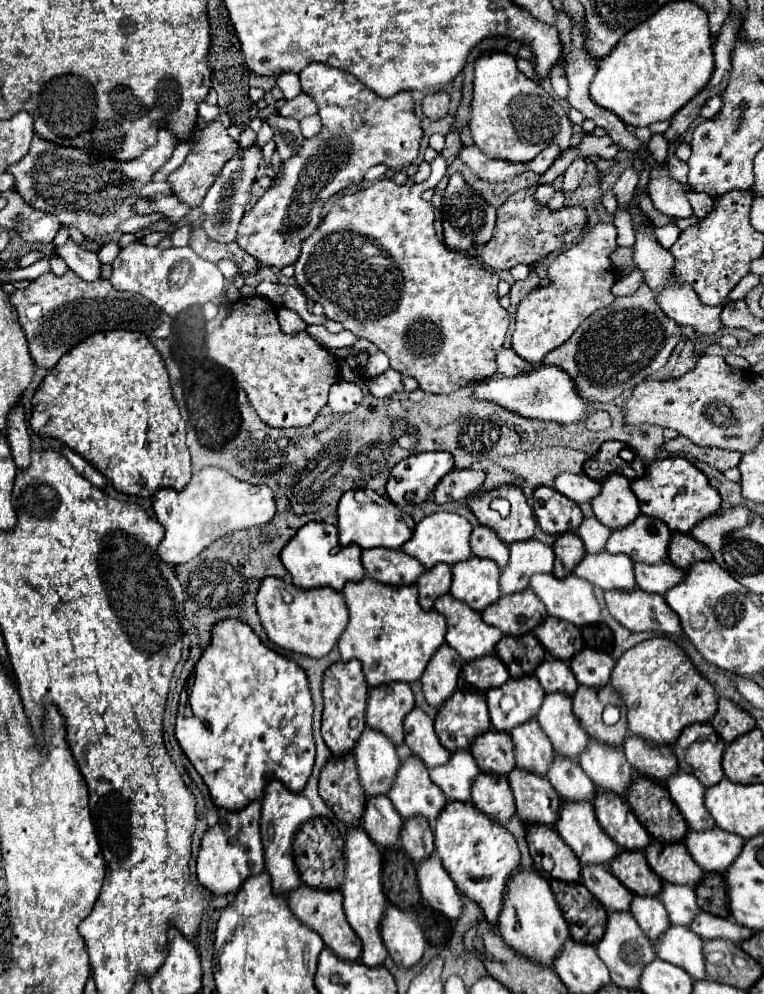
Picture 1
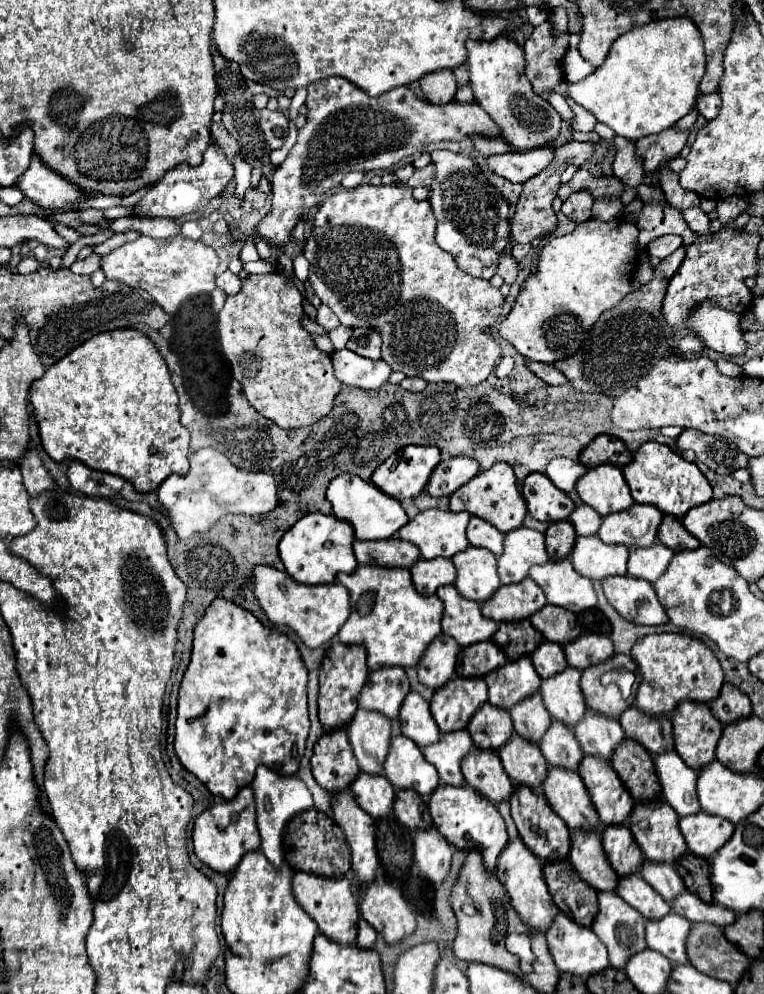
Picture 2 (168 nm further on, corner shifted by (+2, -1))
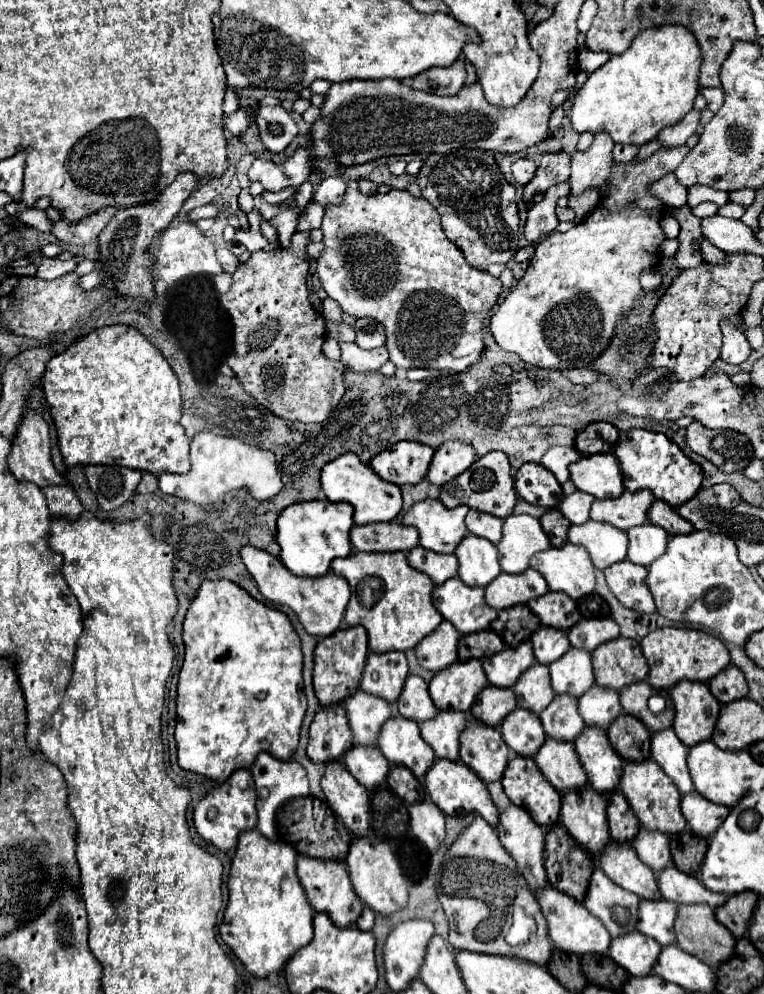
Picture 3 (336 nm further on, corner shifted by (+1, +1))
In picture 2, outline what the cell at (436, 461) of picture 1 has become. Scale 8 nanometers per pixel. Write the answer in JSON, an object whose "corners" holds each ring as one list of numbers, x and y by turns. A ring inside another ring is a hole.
{"corners":[[406,446,386,458,372,474,372,482,396,500,418,496,434,466,440,462,436,446]]}

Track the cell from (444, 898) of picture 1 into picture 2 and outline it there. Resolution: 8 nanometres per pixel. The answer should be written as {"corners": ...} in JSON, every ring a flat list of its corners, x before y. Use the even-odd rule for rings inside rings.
{"corners":[[436,826,414,832,414,856,418,862,420,874,428,882,438,886,446,878,450,870,452,848,444,840,444,836,440,836]]}

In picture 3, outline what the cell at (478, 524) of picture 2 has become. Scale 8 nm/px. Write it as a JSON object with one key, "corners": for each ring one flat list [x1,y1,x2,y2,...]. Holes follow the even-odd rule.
{"corners":[[469,510,467,518,465,518,465,524,467,524,467,530,475,536,485,538,493,544,501,542,501,526,503,526,501,518,479,512,479,510]]}

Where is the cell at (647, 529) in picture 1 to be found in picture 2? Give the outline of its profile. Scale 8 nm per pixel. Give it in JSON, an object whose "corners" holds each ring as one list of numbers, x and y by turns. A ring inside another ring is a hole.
{"corners":[[632,504,630,508,608,514,602,518,598,536,608,544,624,546,650,546,658,538,658,526,662,522,662,512,650,504]]}

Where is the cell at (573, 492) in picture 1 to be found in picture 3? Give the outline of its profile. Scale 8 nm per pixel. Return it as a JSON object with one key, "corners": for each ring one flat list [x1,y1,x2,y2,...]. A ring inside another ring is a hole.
{"corners":[[553,446,547,450,547,454,543,456,541,464,555,474,559,484,565,484,569,480,569,464,575,464,577,460,581,460,581,454,577,452,577,448,569,448,569,446]]}

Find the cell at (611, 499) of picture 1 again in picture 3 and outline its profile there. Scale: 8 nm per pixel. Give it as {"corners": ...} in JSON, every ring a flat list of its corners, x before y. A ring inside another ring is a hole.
{"corners":[[613,454,583,456,577,464,569,466,571,482,577,490,595,496,597,500,619,498,625,492,619,462]]}

